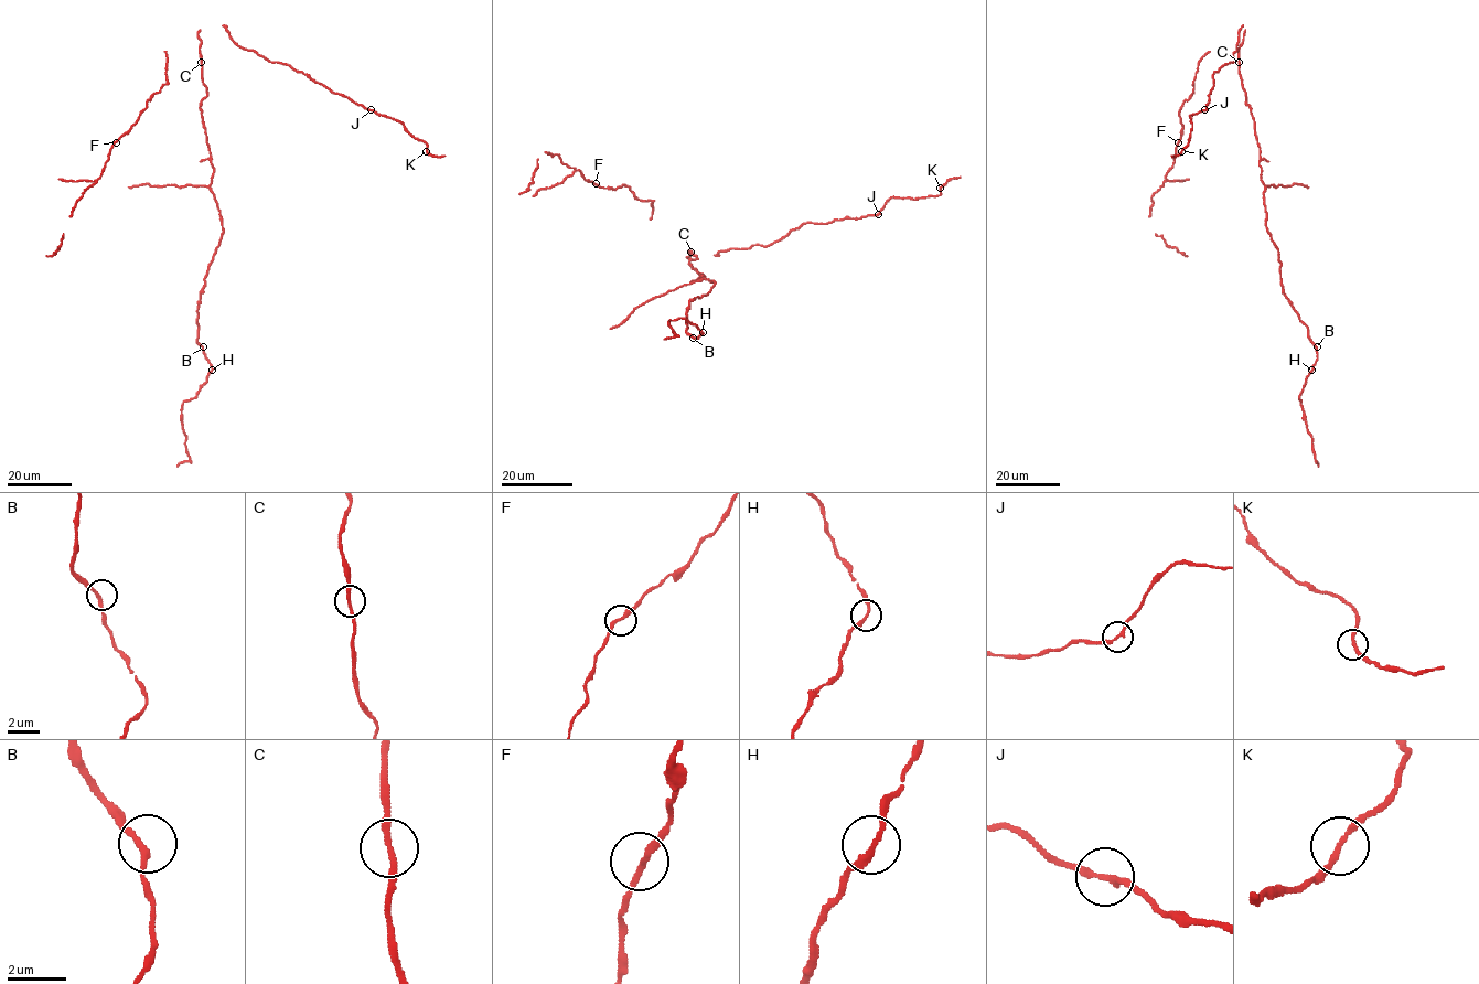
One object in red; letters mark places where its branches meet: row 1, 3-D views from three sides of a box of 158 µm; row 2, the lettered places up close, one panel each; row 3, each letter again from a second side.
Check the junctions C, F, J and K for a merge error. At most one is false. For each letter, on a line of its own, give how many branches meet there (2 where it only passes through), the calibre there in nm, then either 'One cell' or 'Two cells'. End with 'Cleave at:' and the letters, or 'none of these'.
C: Branches: 2. Thickness 200 nm. One cell
F: Branches: 2. Thickness 200 nm. One cell
J: Branches: 2. Thickness 220 nm. One cell
K: Branches: 2. Thickness 200 nm. One cell
Cleave at: none of these

